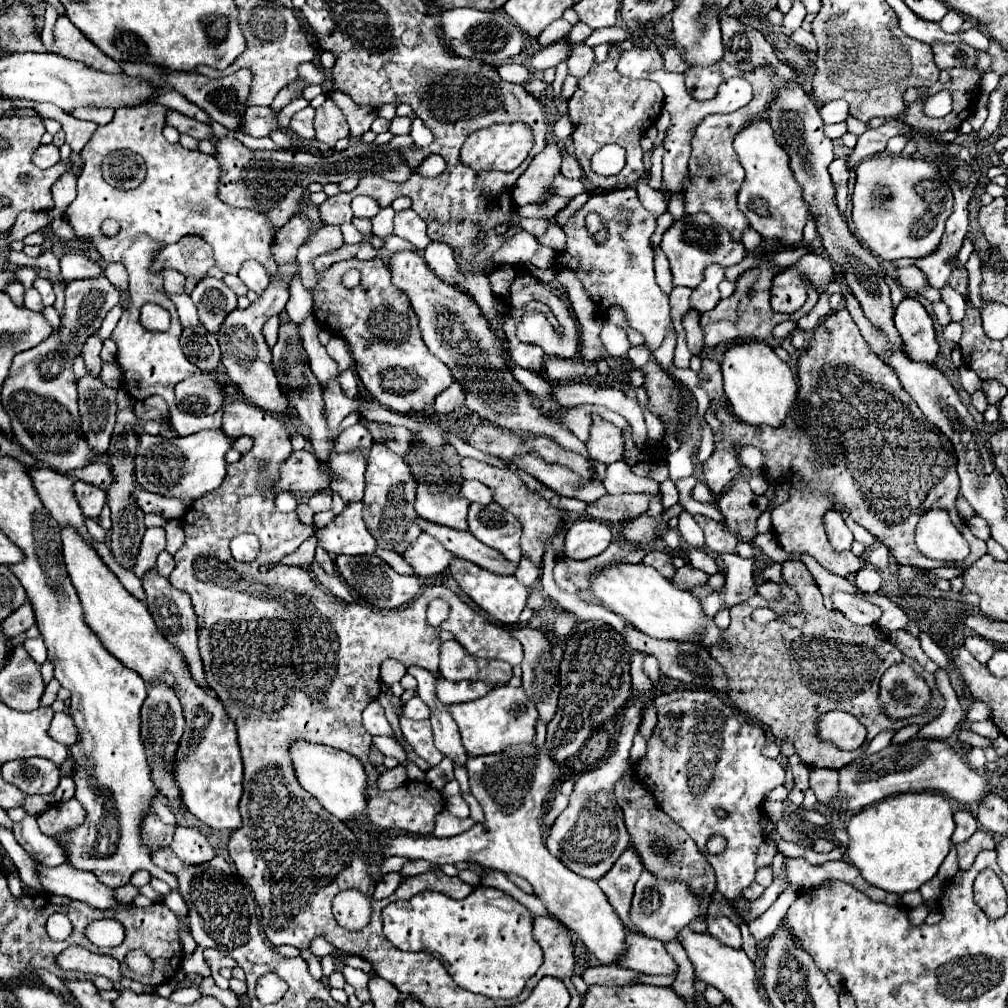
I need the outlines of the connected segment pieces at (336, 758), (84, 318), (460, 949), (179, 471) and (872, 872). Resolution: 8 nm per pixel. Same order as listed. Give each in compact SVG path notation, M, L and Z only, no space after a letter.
M306 741L292 743L290 751L292 751L292 761L294 761L298 783L308 793L312 793L326 811L330 811L340 821L358 819L358 817L366 815L368 775L364 771L364 765L356 757L352 757L340 749L328 747L328 745L312 745Z
M108 277L68 281L64 293L66 305L60 331L54 331L38 347L18 353L4 385L8 385L8 401L14 401L14 409L20 409L20 421L26 421L26 451L30 455L68 455L68 463L88 465L98 455L88 447L80 429L72 361L82 343L100 329L102 319L120 299Z
M480 885L462 901L424 891L408 901L390 903L382 919L384 935L394 947L430 953L448 969L458 987L490 999L518 997L544 961L542 947L532 935L528 907L492 887Z
M222 429L198 431L188 437L162 437L140 433L140 445L136 455L136 481L142 489L164 497L176 497L182 503L192 505L198 497L220 487L226 477L226 453L232 449L234 439Z
M902 793L896 797L888 797L872 807L862 809L850 819L848 825L848 835L850 835L850 845L848 845L848 857L850 861L860 869L862 877L890 893L906 893L906 891L916 891L920 889L922 883L932 879L944 857L948 855L952 847L952 833L954 833L954 811L950 801L940 795L940 793Z

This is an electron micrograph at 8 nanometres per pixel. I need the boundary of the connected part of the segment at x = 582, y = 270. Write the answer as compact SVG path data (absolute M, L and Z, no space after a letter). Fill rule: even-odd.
M616 189L606 193L592 193L588 203L572 217L572 221L562 227L566 231L566 247L556 255L558 267L570 267L576 271L578 279L582 281L584 289L598 305L598 309L606 309L610 305L620 305L626 311L628 323L632 329L642 333L644 345L650 351L656 351L666 333L672 329L670 319L670 301L668 295L660 291L654 281L654 267L652 267L652 245L650 235L656 229L656 215L642 207L636 189ZM596 211L602 215L604 223L608 225L608 239L598 247L598 243L586 235L586 213Z

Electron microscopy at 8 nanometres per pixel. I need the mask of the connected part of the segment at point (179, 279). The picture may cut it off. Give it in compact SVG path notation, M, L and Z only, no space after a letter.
M164 269L164 289L168 295L182 295L186 293L186 279L178 271Z

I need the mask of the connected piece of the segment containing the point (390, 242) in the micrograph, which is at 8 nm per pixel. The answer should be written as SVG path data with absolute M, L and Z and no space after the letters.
M390 235L390 237L384 237L384 249L388 249L390 253L394 251L402 251L402 249L414 249L410 243L406 243L404 239L396 237L396 235Z

